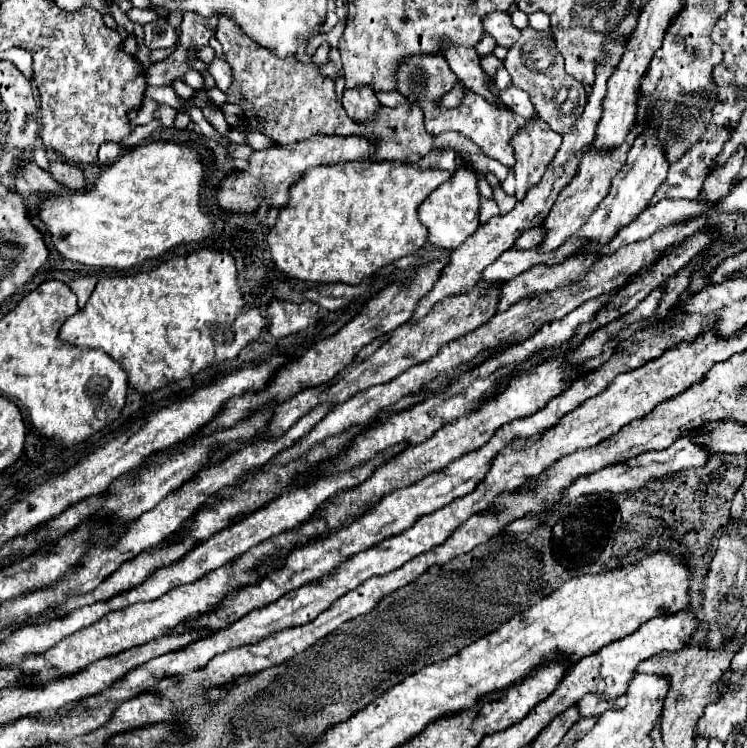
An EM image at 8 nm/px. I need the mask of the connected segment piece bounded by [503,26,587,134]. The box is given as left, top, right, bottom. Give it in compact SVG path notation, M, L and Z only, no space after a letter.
M531 26L521 30L521 40L507 50L503 66L511 74L513 86L529 94L531 104L537 108L537 114L541 120L545 120L559 134L569 132L573 128L573 124L577 122L577 116L581 116L583 106L587 102L587 92L583 84L579 84L565 72L563 56L557 52L549 30L539 32L539 30L533 30Z

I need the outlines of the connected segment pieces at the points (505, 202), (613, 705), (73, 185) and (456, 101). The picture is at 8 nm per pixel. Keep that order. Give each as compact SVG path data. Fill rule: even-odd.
M495 186L495 188L493 188L493 200L497 202L497 206L499 206L499 210L501 210L503 214L507 214L507 212L515 206L515 202L517 202L515 198L507 196L501 186Z
M583 696L579 704L581 716L601 716L605 710L617 710L625 706L625 698L601 700L601 696Z
M51 160L49 162L49 174L61 182L65 188L69 190L85 190L85 180L83 180L83 172L77 166L71 166L63 160Z
M457 82L453 89L449 91L449 94L445 94L445 96L441 98L441 106L445 106L445 108L455 108L455 106L459 106L463 92L465 92L465 86L463 86L461 82Z

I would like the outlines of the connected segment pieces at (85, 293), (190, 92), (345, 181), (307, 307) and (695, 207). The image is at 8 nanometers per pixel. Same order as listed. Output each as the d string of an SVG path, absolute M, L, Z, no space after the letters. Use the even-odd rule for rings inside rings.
M87 276L87 278L77 278L77 280L69 282L69 288L71 288L71 290L75 292L75 296L79 298L79 308L85 306L85 302L89 300L95 284L97 284L97 280L91 278L91 276Z
M180 79L174 81L172 88L177 95L181 96L186 100L192 99L197 95L197 90L192 89Z
M341 162L309 168L289 190L289 202L267 234L271 258L279 272L303 282L359 284L393 260L413 254L427 242L427 228L417 218L419 204L451 174L447 170L421 170L393 162Z
M273 300L267 306L269 332L273 338L283 338L295 332L309 328L309 314L319 312L319 306L313 302L295 304L291 300Z
M661 200L655 206L645 208L641 216L637 216L633 222L621 228L621 232L617 232L617 236L613 236L613 240L609 240L609 244L601 248L601 252L609 254L625 244L645 240L659 228L685 222L693 216L699 216L703 210L705 210L703 200Z

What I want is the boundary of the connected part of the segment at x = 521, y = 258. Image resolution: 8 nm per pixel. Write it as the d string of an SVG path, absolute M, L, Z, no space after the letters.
M573 238L561 244L557 252L549 252L549 256L541 256L537 248L531 248L531 250L511 248L509 252L503 252L497 262L485 268L483 280L503 280L505 282L505 280L511 280L513 276L519 276L521 272L525 272L525 268L531 268L533 264L559 264L565 252L573 252Z

